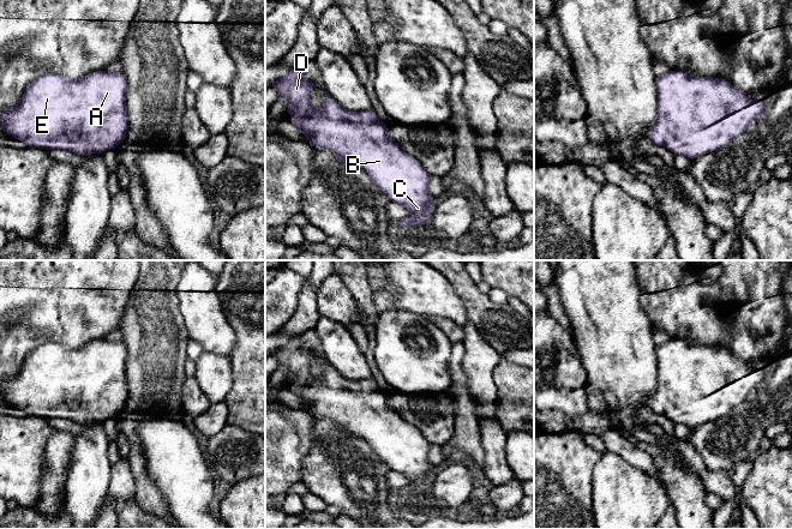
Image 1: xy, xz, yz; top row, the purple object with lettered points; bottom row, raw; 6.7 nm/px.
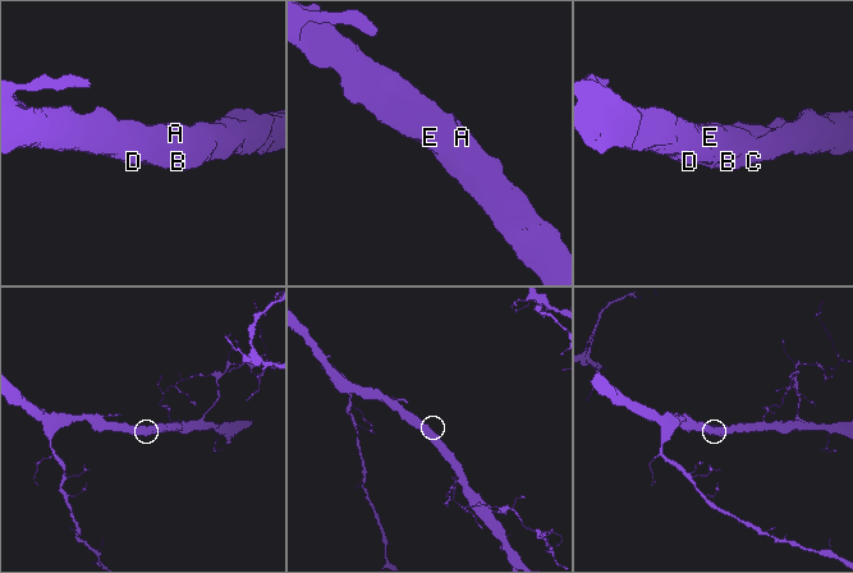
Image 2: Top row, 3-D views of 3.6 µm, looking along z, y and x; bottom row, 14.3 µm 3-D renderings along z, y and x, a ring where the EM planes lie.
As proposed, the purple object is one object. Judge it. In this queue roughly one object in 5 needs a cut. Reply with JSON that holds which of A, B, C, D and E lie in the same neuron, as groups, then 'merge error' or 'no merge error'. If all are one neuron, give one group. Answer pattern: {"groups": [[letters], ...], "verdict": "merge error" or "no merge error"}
{"groups": [["A", "B", "C", "D", "E"]], "verdict": "no merge error"}

